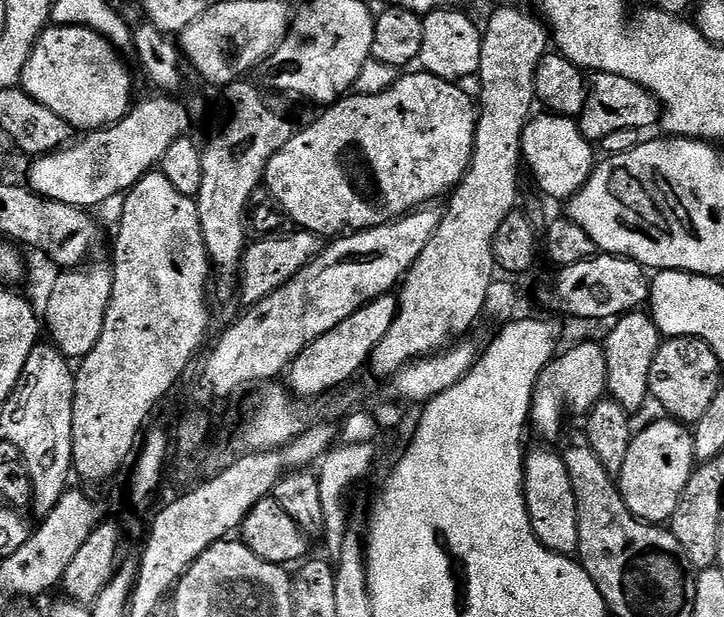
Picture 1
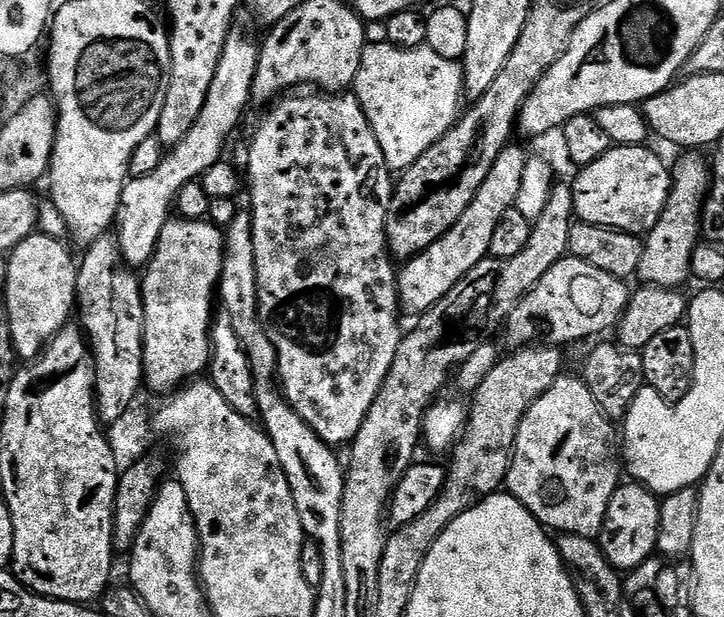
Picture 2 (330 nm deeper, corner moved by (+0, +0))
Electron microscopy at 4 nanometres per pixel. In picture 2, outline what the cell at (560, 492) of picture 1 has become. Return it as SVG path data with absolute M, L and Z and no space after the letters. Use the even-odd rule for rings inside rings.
M561 374L554 386L550 386L550 390L546 390L546 394L542 394L542 398L538 398L522 418L512 451L507 491L518 498L518 502L522 502L522 506L526 506L526 510L530 510L545 529L556 534L582 534L582 538L596 540L604 528L610 498L614 498L614 490L622 483L622 464L618 459L617 441L616 444L612 441L612 428L613 421L609 420L598 402L594 402L594 394L590 394L583 379L579 375Z

